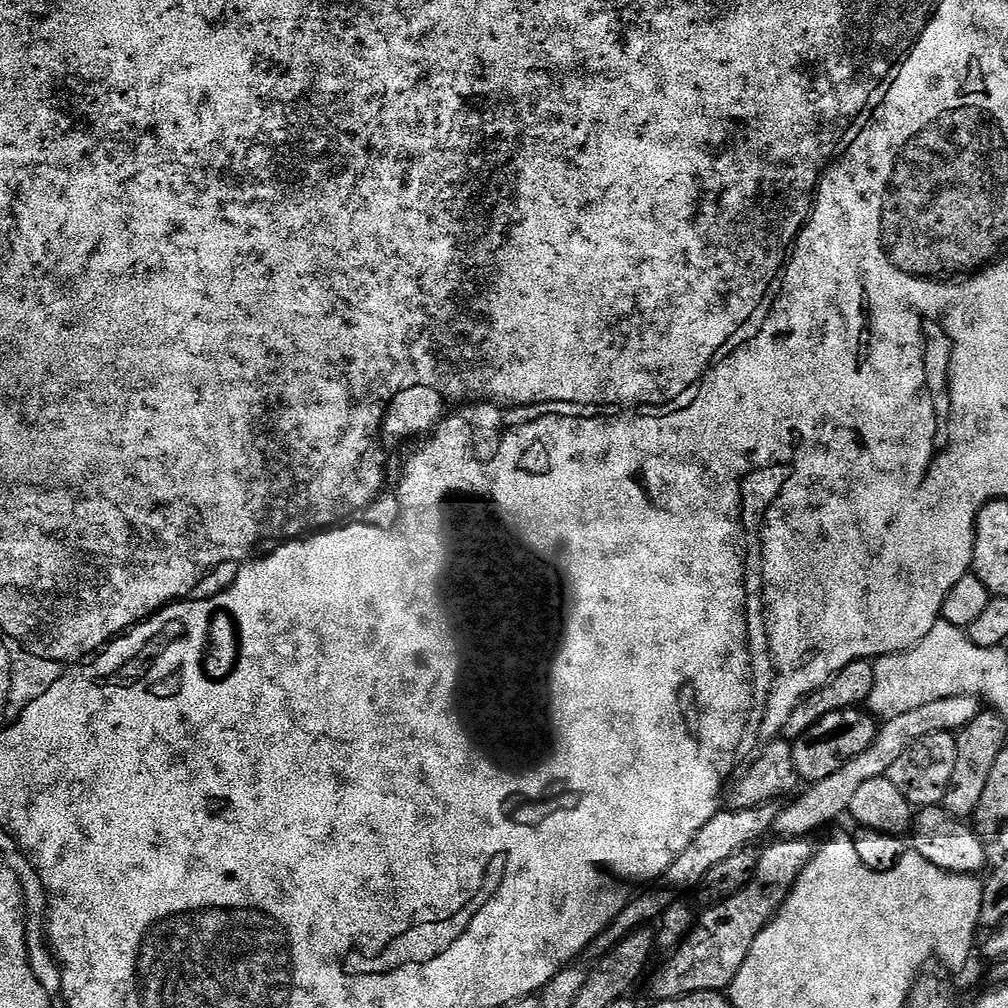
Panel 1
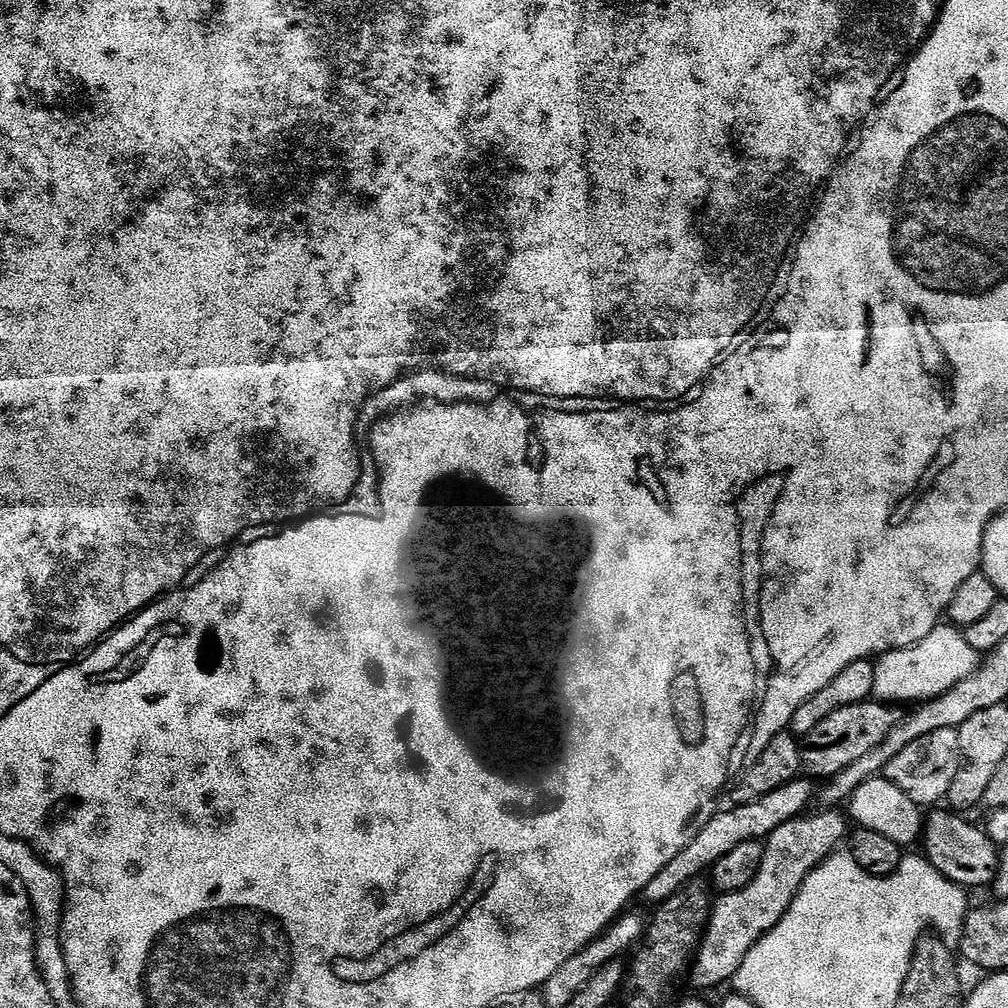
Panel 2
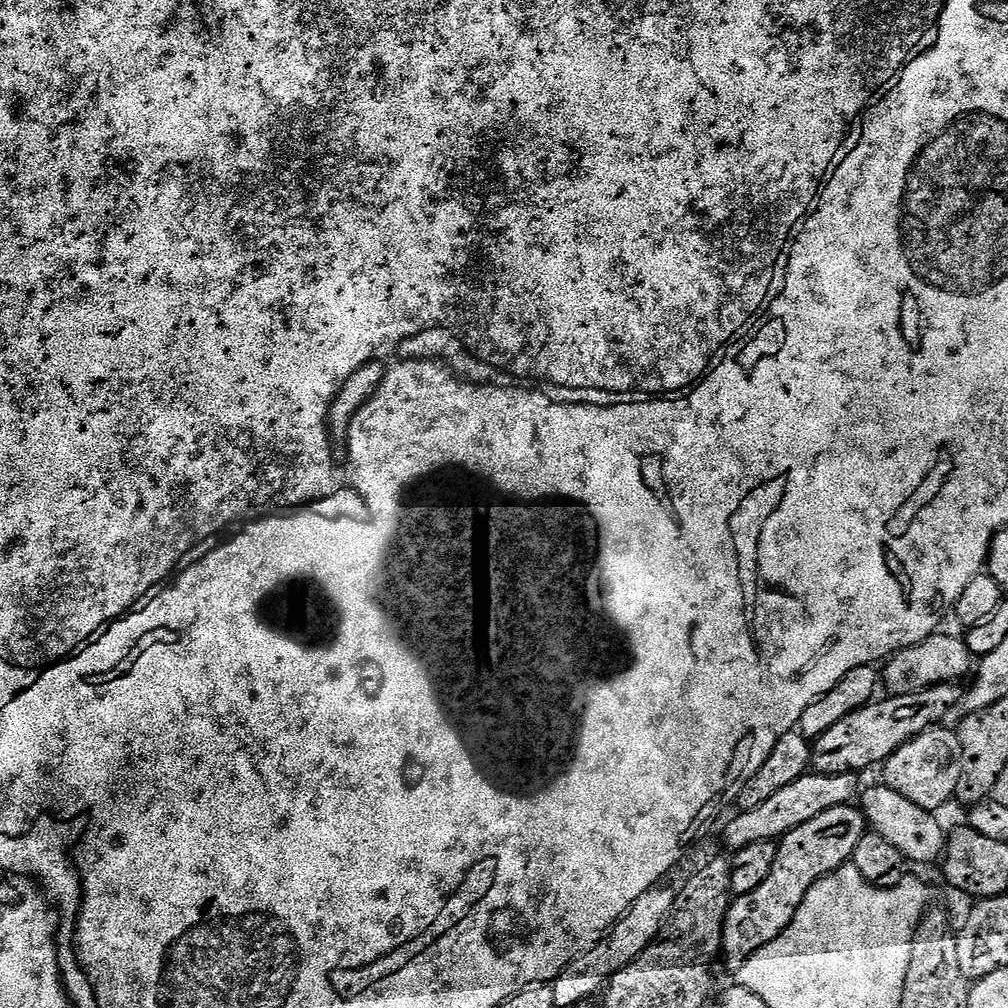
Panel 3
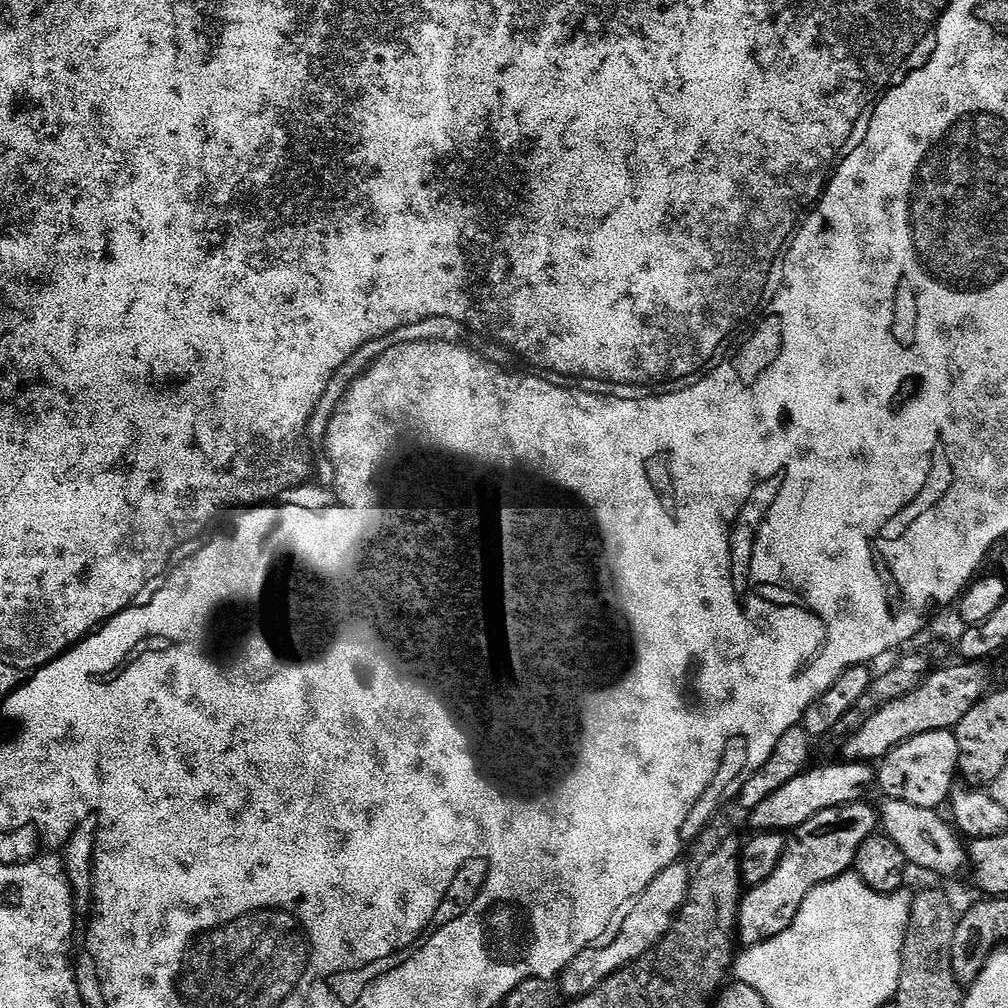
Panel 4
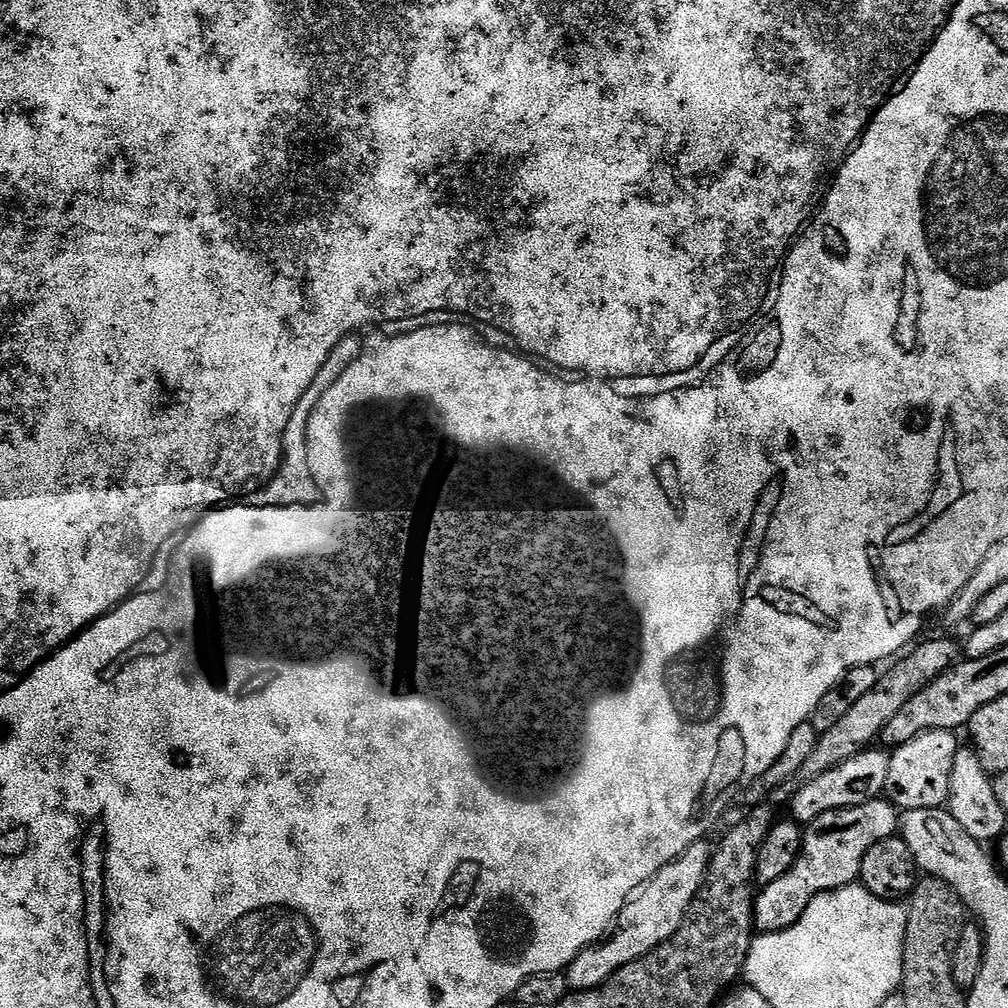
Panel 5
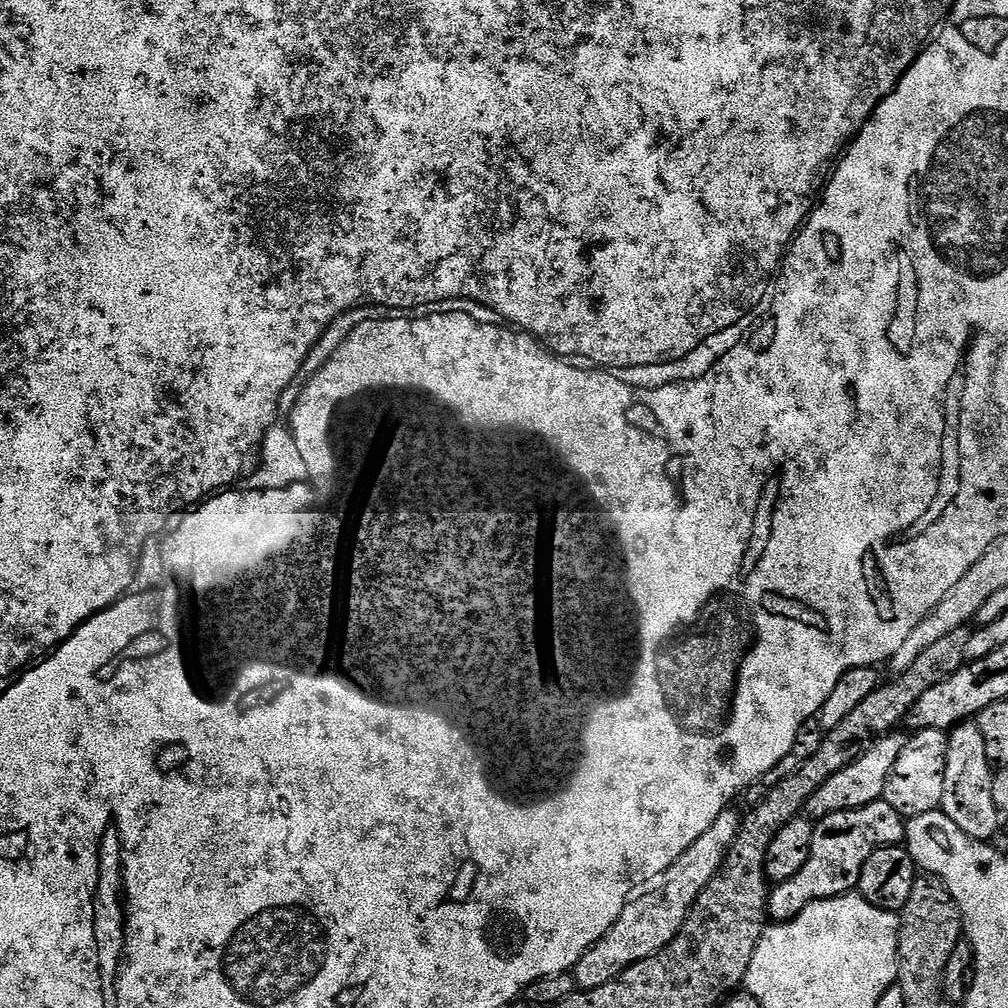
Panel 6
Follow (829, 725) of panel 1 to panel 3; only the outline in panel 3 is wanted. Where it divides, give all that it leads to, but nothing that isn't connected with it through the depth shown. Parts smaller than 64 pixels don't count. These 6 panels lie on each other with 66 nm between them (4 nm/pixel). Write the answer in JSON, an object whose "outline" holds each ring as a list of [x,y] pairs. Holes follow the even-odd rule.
{"outline":[[[955,683],[935,684],[910,694],[894,696],[885,695],[877,698],[871,704],[862,706],[862,710],[854,710],[854,714],[846,714],[840,722],[830,726],[828,730],[816,740],[811,741],[812,763],[815,771],[827,776],[838,774],[860,774],[863,768],[883,765],[885,760],[894,754],[906,742],[910,742],[927,728],[937,727],[948,716],[951,708],[959,705],[962,695],[961,689],[956,689]]]}

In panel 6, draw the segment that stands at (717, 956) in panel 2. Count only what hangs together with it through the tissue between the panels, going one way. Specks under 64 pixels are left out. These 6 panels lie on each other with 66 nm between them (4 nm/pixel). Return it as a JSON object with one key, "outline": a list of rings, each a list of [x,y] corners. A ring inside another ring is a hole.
{"outline":[[[884,799],[875,800],[854,810],[835,812],[815,821],[810,842],[810,858],[806,866],[786,882],[775,885],[768,893],[768,914],[773,921],[793,920],[806,906],[816,900],[829,900],[835,896],[847,896],[860,887],[862,866],[876,848],[900,846],[905,843],[905,817],[894,810]]]}

